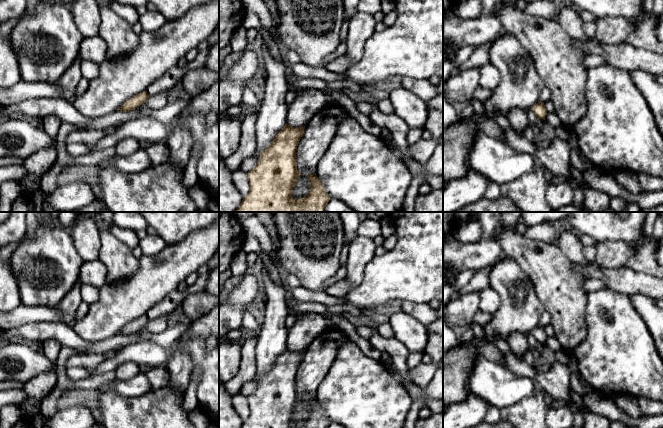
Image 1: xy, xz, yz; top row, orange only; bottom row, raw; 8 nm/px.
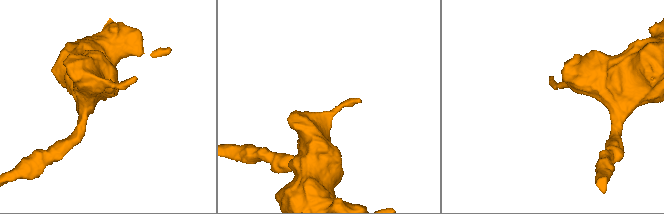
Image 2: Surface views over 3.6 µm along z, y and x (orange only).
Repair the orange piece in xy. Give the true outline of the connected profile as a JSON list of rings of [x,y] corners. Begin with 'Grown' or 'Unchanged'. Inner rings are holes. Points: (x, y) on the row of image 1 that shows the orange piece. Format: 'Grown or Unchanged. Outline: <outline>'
Unchanged. Outline: [[[143,91],[136,96],[128,99],[120,108],[119,111],[129,112],[131,110],[136,109],[138,106],[142,105],[148,98],[149,94],[147,91]]]

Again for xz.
Unchanged. Outline: [[[287,123],[274,137],[272,143],[261,152],[259,161],[248,173],[249,193],[236,212],[326,212],[330,200],[317,175],[309,174],[310,192],[301,199],[294,199],[292,191],[301,174],[297,170],[296,150],[305,127],[294,128]]]

